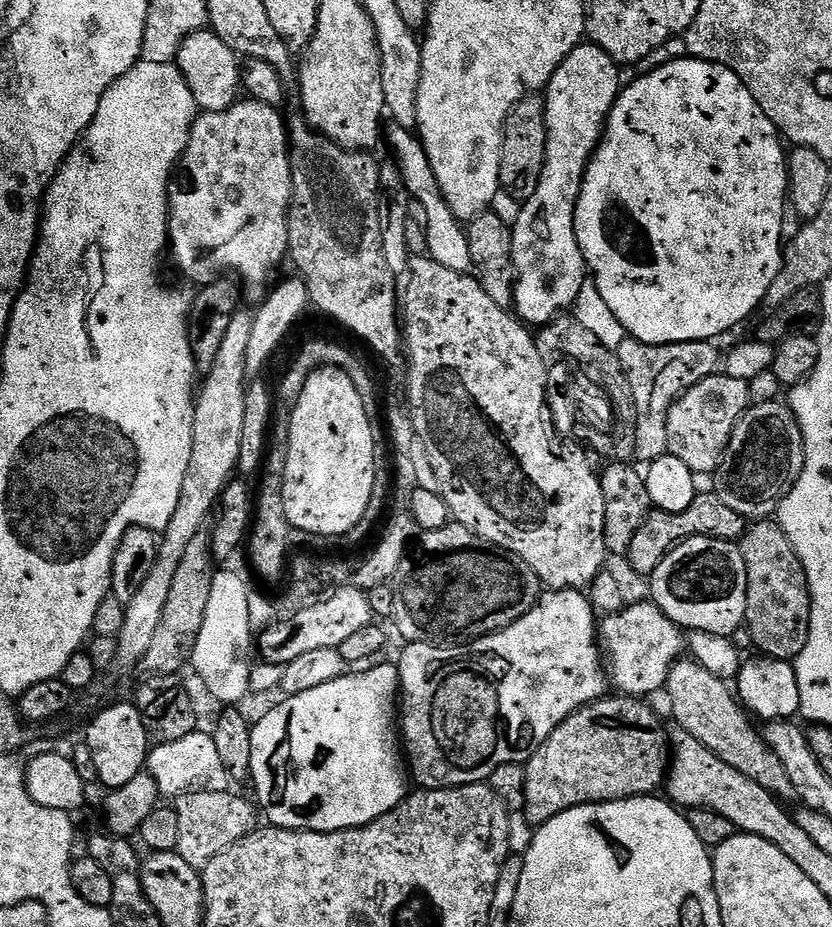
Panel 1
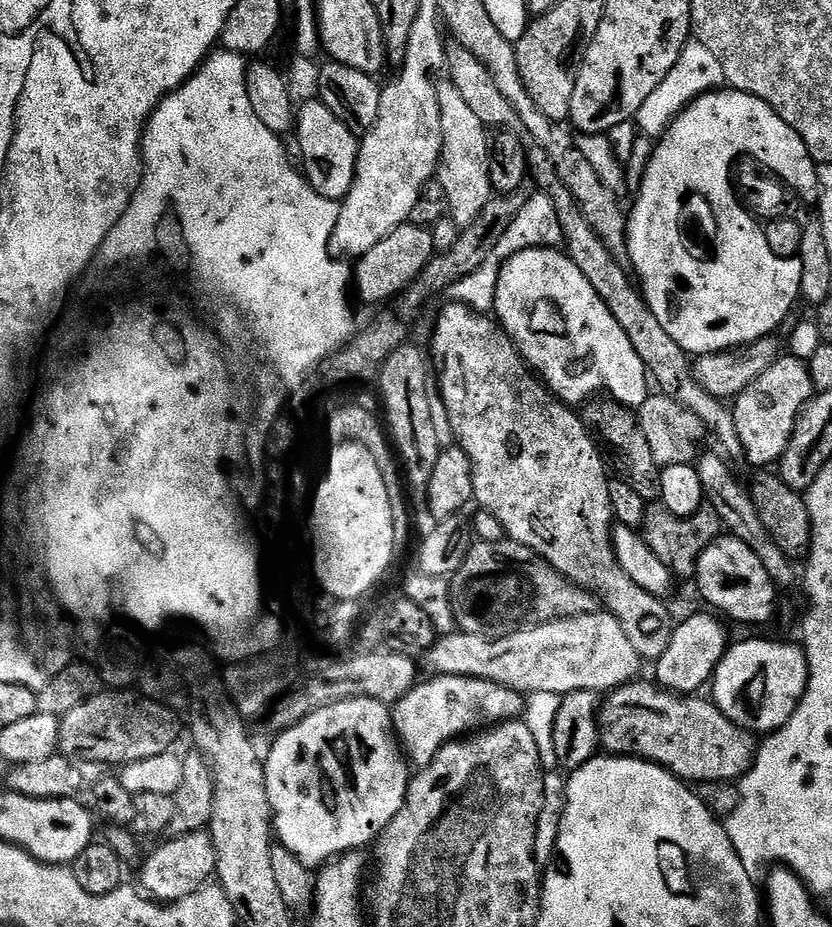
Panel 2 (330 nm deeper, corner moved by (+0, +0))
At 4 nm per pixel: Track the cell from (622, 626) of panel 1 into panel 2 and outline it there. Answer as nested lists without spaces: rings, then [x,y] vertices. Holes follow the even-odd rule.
[[[607,610],[540,624],[536,628],[515,632],[501,640],[491,640],[459,630],[449,632],[441,635],[436,645],[428,651],[426,663],[433,668],[431,671],[437,676],[469,676],[489,680],[521,694],[541,692],[558,694],[561,698],[570,692],[607,694],[614,688],[621,688],[623,684],[635,681],[636,671],[642,667],[638,650],[634,650],[630,638],[626,638],[626,630],[622,630],[618,618]]]

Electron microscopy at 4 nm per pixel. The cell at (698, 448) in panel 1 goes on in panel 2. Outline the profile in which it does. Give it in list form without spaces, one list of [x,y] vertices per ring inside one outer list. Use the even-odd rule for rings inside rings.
[[[781,355],[779,360],[758,378],[758,382],[750,382],[735,397],[731,405],[734,424],[737,426],[742,446],[745,448],[745,461],[756,470],[764,470],[767,464],[775,465],[782,458],[790,438],[794,434],[796,419],[800,411],[808,405],[814,395],[812,379],[807,363],[794,355]]]

